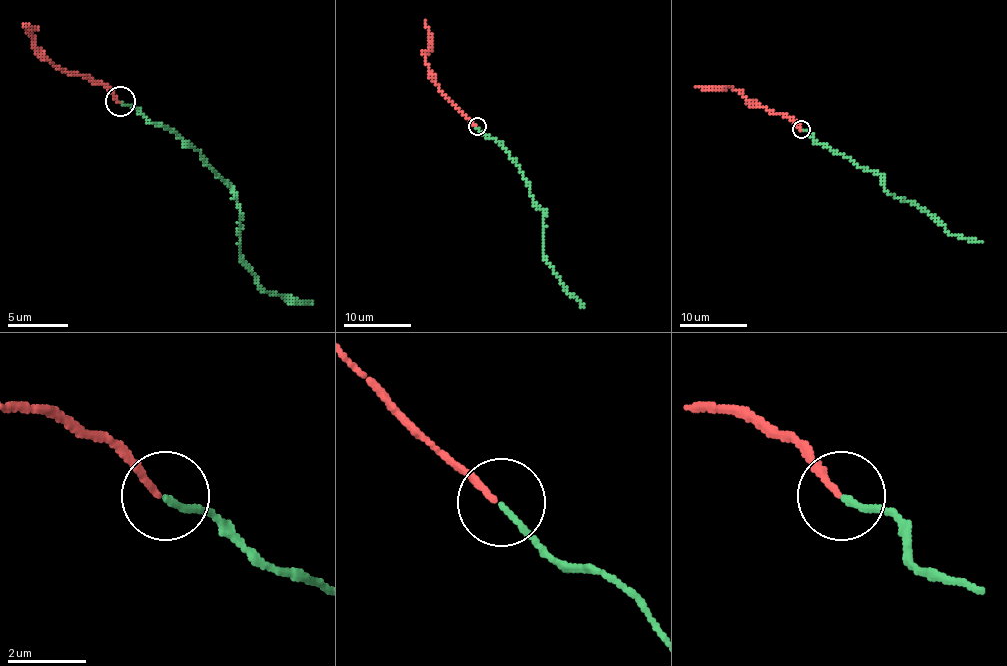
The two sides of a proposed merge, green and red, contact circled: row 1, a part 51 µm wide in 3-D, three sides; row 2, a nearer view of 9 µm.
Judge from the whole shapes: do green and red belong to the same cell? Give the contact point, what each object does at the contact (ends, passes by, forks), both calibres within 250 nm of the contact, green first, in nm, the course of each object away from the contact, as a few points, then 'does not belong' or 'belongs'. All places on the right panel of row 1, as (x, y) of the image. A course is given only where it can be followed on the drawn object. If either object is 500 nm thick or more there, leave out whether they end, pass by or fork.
at (801, 129); green ends there; red ends there; 140 nm thick on the green side, 150 nm on the other; green runs (801, 129), (861, 168), (877, 172), (883, 178), (885, 190), (917, 204), (949, 234), (983, 243); red runs (801, 129), (792, 119), (767, 111), (738, 91), (728, 87), (696, 87); belongs

